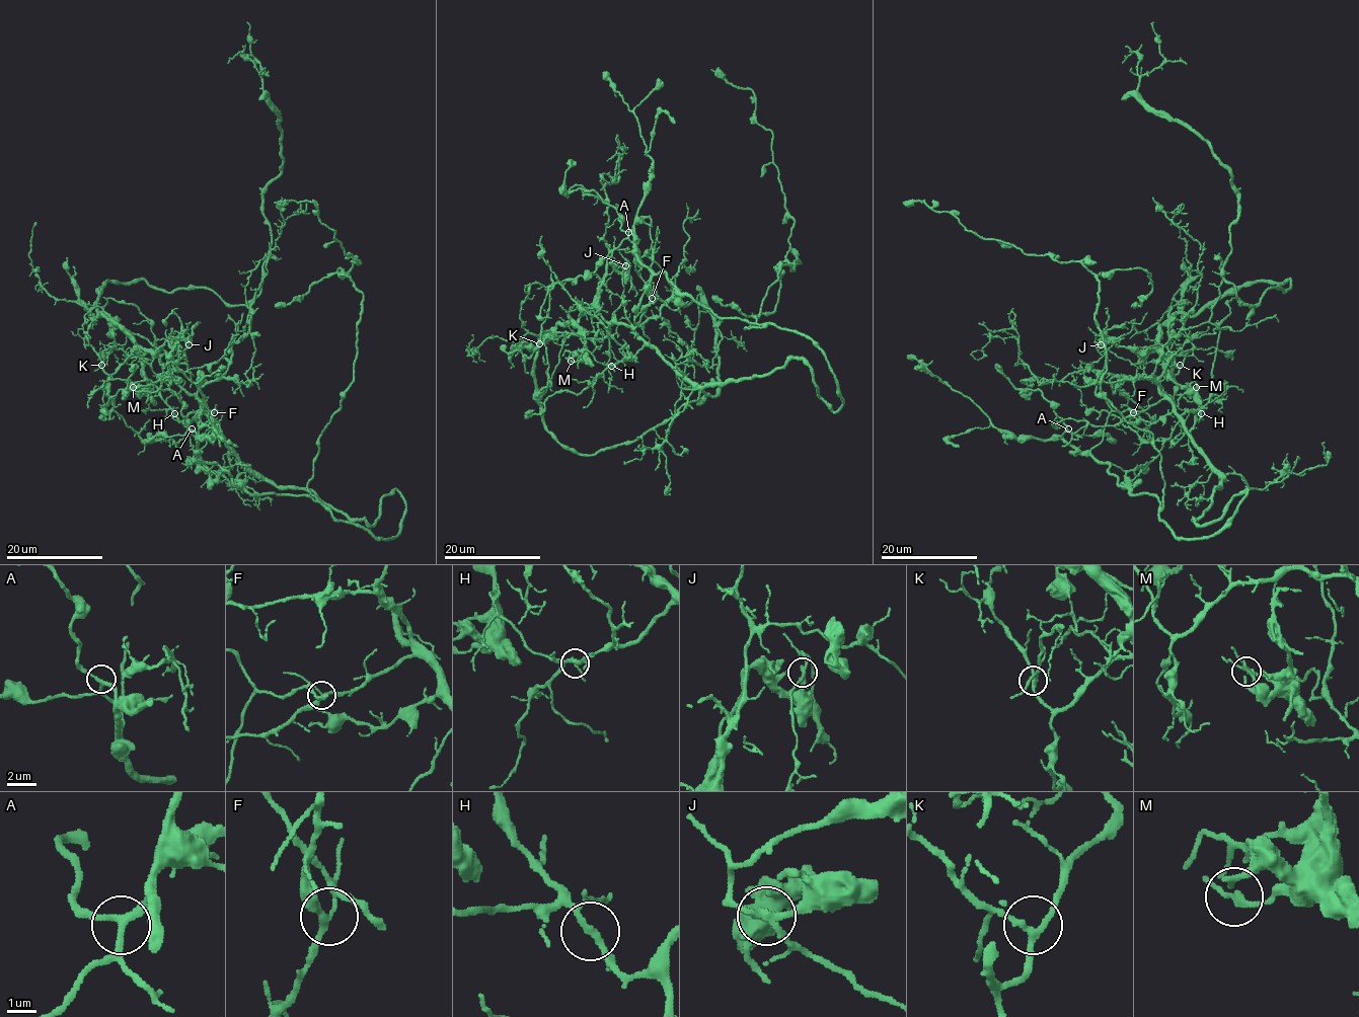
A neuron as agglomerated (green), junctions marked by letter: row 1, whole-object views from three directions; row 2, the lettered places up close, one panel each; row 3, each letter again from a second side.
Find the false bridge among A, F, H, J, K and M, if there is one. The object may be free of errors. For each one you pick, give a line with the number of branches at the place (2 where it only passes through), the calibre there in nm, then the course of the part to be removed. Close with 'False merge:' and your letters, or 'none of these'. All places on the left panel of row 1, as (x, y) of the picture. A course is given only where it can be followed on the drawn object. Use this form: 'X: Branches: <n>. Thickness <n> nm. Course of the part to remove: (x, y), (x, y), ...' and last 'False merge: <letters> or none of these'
J: Branches: 3. Thickness 200 nm. Course of the part to remove: (189, 344), (144, 350), (98, 294), (260, 293), (282, 149), (246, 21)
False merge: J

